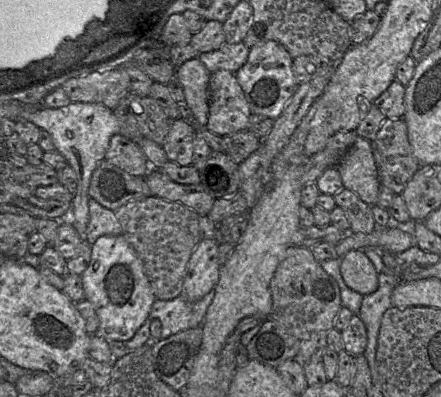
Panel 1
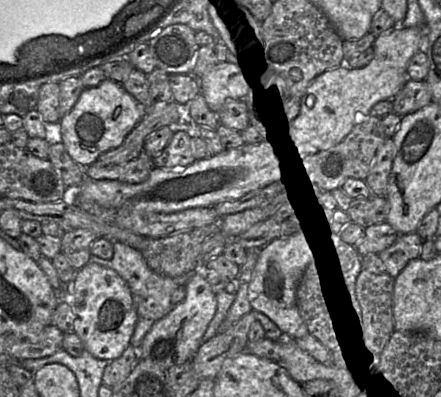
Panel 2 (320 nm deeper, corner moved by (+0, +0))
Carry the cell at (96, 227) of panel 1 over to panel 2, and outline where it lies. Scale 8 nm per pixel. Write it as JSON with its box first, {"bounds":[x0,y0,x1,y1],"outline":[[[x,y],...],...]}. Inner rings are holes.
{"bounds":[91,241,196,350],"outline":[[[113,241],[113,257],[111,259],[107,260],[91,255],[91,262],[113,269],[127,282],[137,313],[137,322],[130,345],[137,350],[152,325],[166,316],[175,306],[171,303],[172,292],[181,285],[185,286],[196,273],[196,270],[191,270],[175,278],[159,275],[150,269],[139,250],[118,241]]]}

